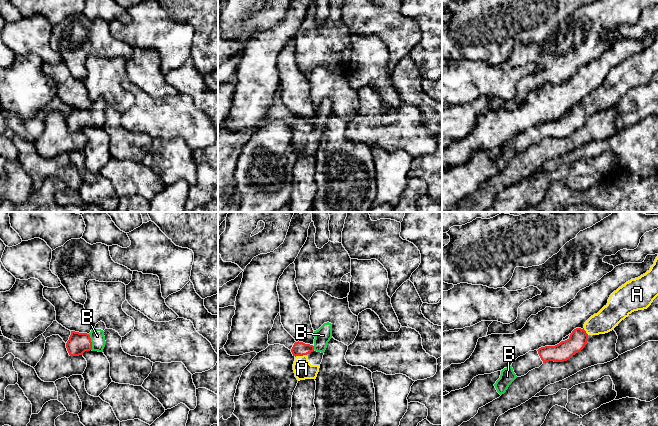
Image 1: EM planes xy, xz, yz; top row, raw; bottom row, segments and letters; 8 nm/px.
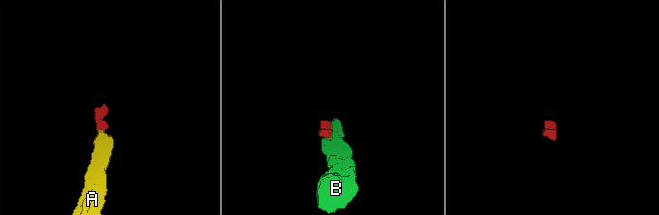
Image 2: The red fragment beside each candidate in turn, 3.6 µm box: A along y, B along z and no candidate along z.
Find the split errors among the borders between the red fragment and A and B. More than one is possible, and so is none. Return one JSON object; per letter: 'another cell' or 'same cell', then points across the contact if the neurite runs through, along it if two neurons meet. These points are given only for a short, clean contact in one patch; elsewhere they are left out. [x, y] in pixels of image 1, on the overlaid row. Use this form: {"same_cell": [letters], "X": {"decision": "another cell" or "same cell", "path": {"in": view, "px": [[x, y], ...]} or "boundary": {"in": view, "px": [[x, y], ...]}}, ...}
{"same_cell": ["A", "B"], "A": {"decision": "same cell", "path": {"in": "xz", "px": [[299, 348], [300, 355], [302, 368]]}}, "B": {"decision": "same cell", "path": {"in": "xy", "px": [[78, 343], [91, 342], [97, 336]]}}}

